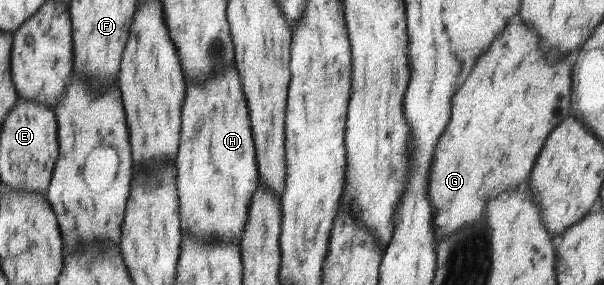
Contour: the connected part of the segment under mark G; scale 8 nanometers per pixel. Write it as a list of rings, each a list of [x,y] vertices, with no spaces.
[[[520,18],[514,20],[514,24],[498,36],[498,40],[494,40],[494,48],[490,48],[490,52],[486,52],[476,66],[478,68],[474,68],[470,80],[466,80],[454,96],[450,126],[442,134],[434,152],[430,172],[430,204],[434,208],[438,241],[470,224],[482,222],[486,216],[486,202],[490,198],[496,198],[504,190],[514,190],[520,182],[524,182],[542,148],[542,142],[550,130],[568,116],[568,64],[566,60],[546,64],[536,36],[522,24]]]

